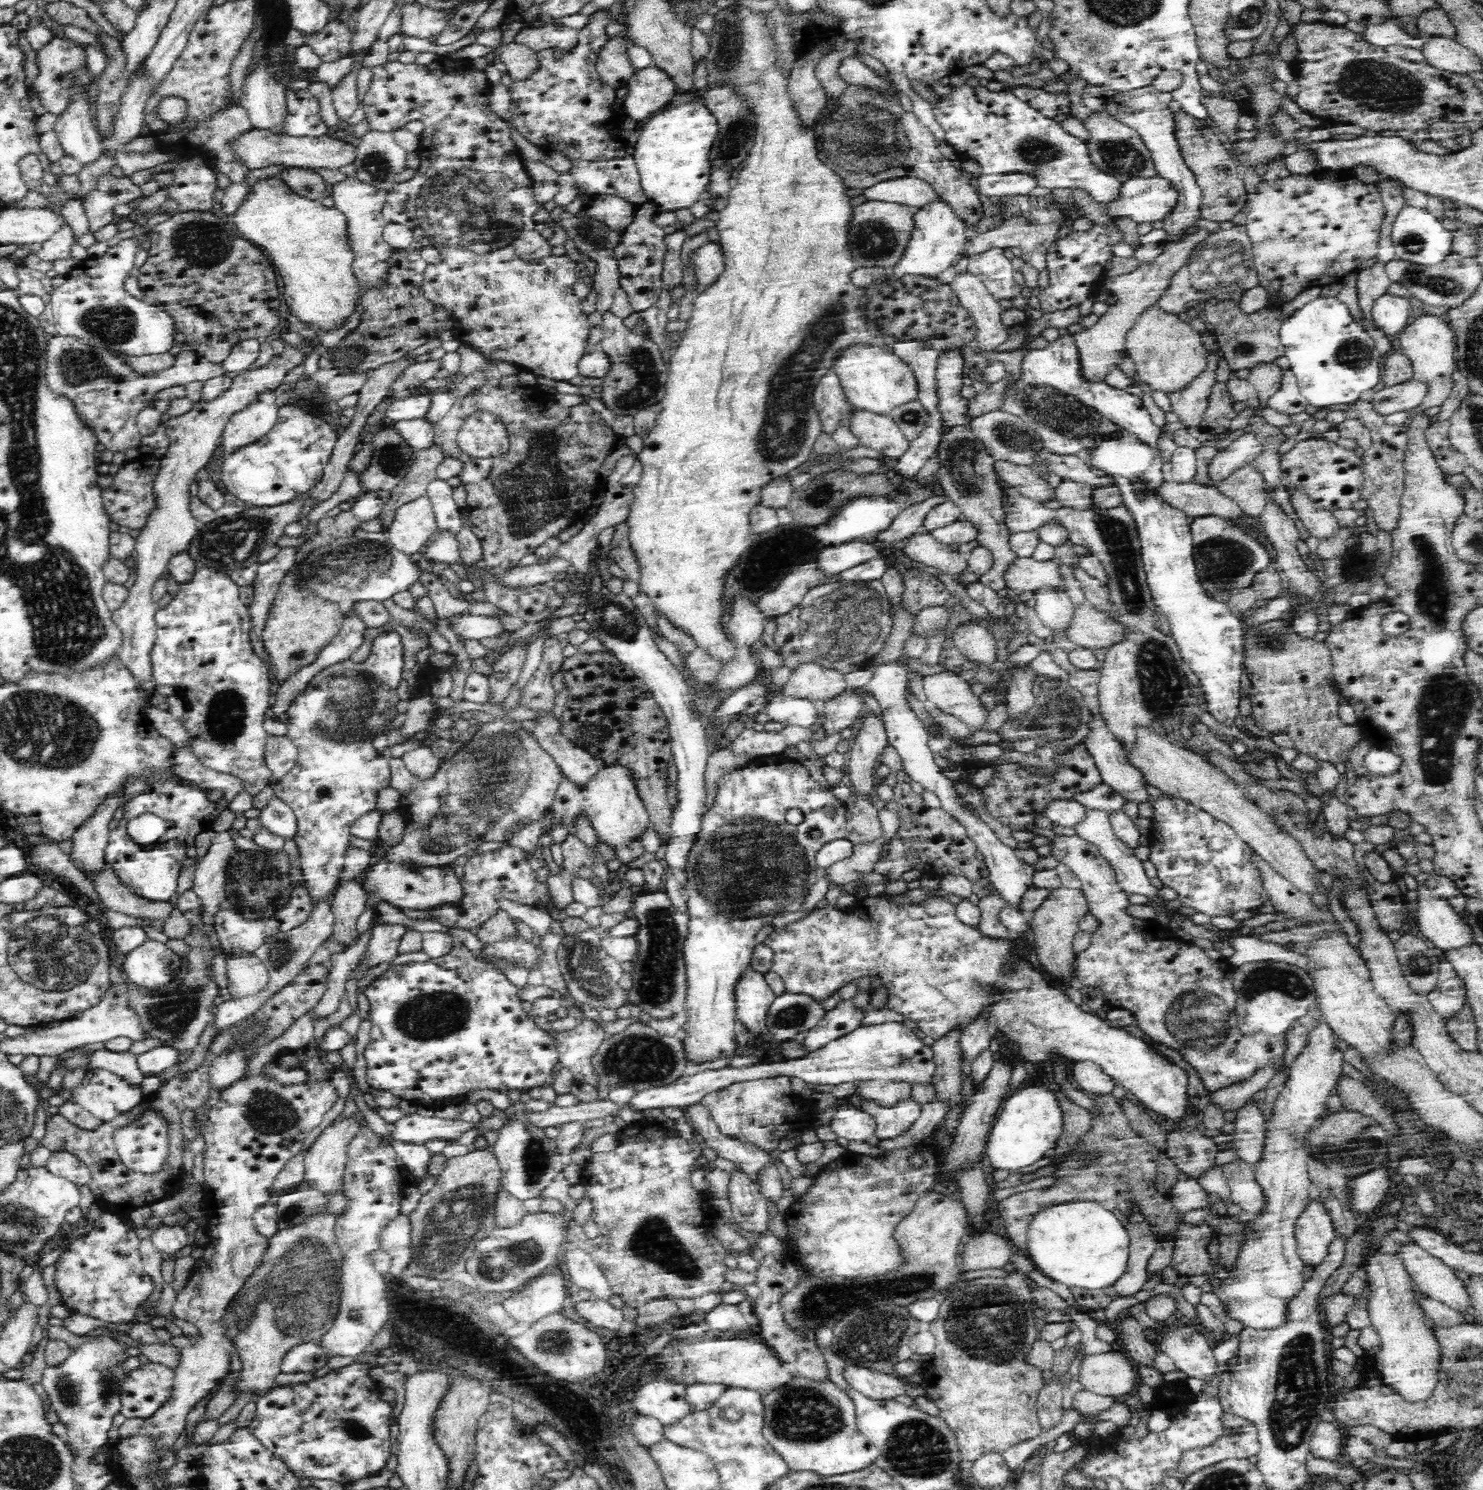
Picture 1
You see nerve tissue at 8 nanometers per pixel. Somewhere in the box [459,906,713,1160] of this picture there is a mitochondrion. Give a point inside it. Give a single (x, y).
(636, 1059)

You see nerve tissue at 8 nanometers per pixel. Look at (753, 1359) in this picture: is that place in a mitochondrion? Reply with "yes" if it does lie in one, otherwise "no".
no

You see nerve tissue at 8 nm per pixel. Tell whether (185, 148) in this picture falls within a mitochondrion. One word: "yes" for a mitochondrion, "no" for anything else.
no

